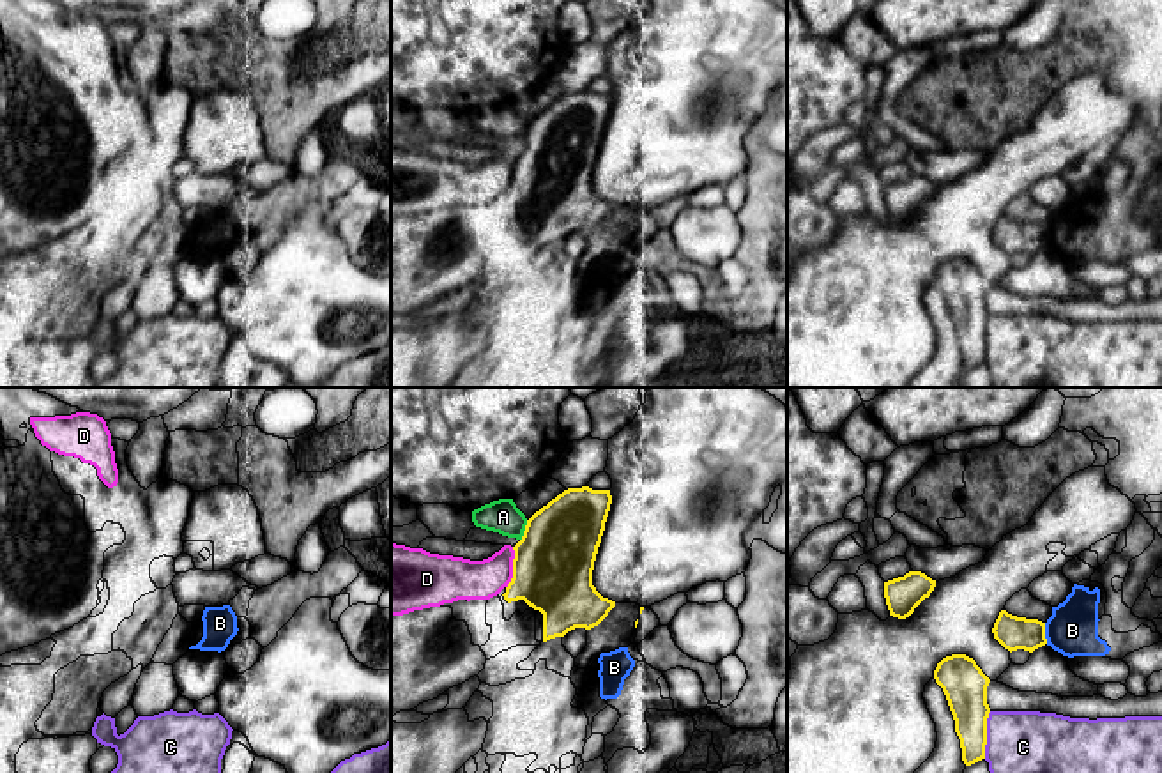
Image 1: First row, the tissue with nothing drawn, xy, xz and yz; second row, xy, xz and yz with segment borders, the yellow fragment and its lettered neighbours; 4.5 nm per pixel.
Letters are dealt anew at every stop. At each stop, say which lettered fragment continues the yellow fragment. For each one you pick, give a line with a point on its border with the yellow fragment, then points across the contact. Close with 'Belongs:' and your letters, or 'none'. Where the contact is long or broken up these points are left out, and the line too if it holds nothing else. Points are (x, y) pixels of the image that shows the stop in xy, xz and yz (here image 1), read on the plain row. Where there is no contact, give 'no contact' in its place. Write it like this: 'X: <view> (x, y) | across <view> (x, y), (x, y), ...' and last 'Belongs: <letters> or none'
Belongs: none

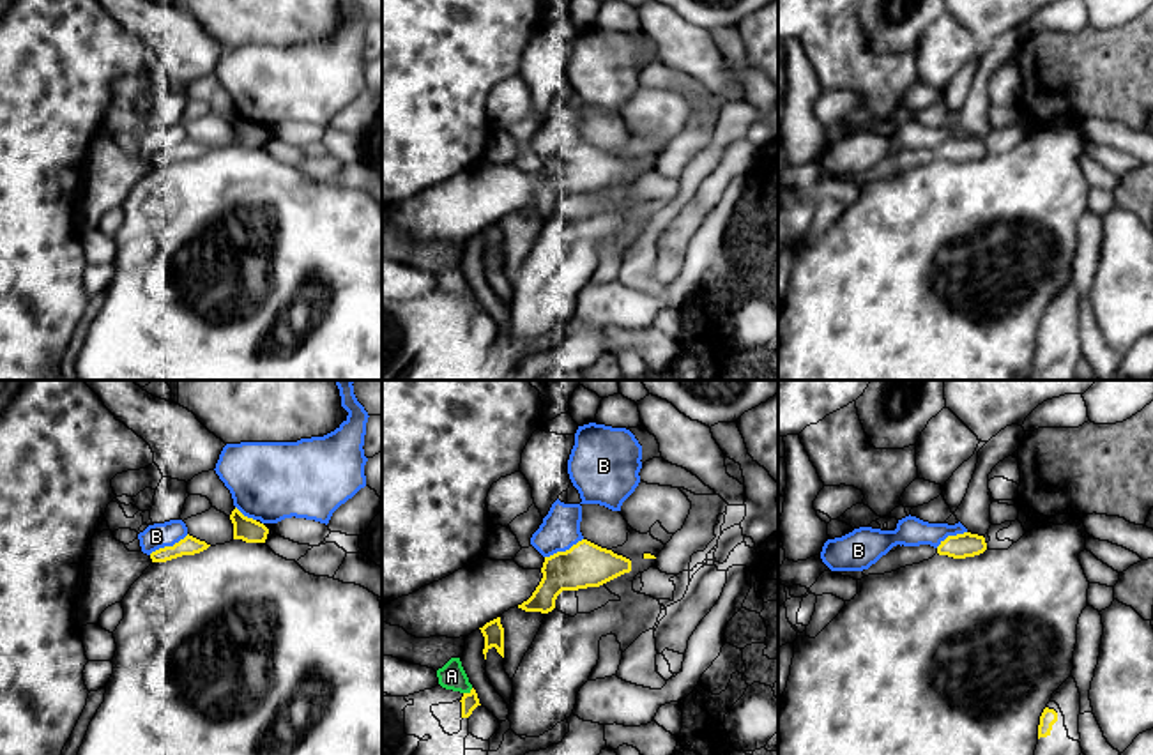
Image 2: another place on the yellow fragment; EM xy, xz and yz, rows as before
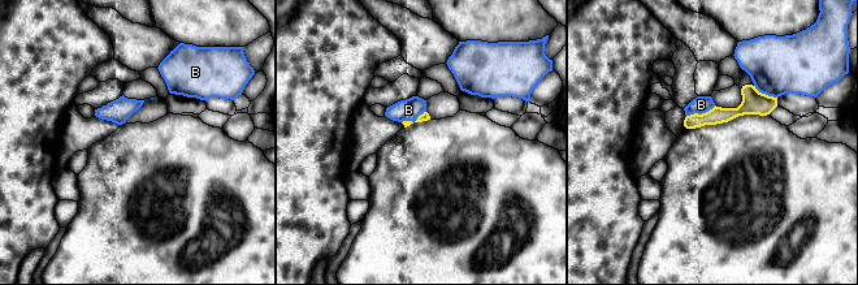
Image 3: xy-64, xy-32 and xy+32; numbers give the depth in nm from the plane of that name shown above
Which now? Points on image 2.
Belongs: none

